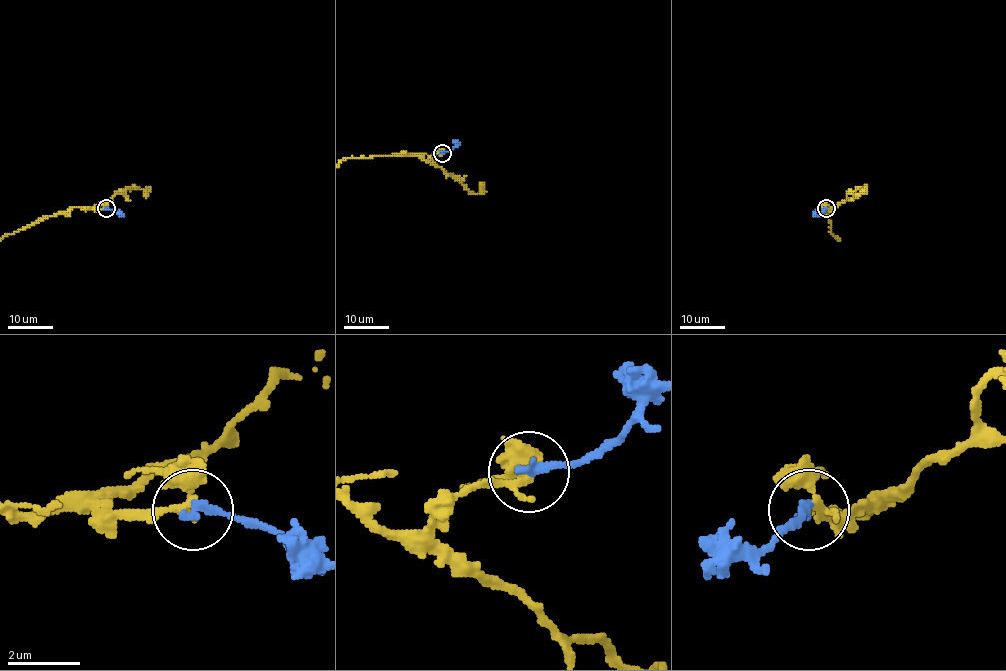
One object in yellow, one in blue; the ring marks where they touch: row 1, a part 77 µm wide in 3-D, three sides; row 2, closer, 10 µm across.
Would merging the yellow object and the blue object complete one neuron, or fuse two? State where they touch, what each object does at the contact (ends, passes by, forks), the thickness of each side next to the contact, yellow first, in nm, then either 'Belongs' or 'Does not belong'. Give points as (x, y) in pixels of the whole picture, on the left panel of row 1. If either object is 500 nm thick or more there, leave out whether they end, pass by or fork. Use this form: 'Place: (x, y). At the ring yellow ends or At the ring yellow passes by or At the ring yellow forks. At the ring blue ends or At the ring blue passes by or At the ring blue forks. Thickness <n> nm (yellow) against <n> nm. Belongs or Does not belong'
Place: (106, 208). At the ring yellow passes by. At the ring blue ends. Thickness 280 nm (yellow) against 280 nm. Belongs

